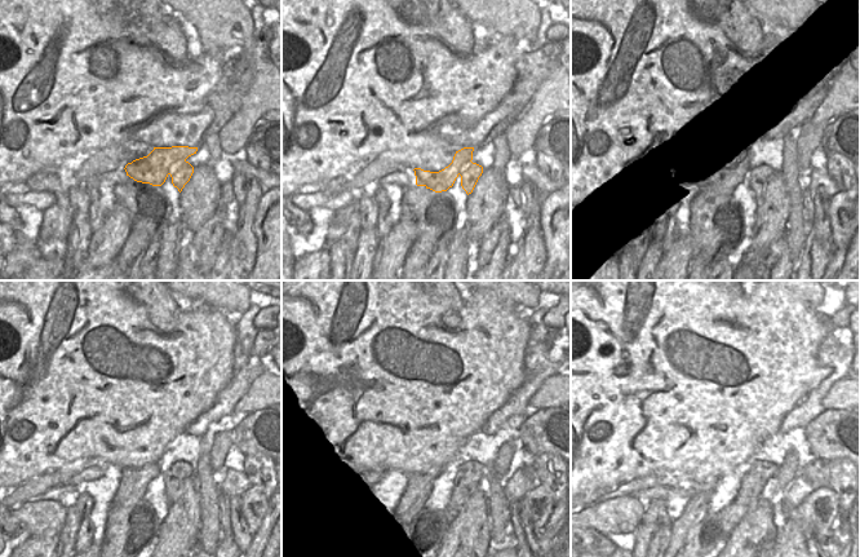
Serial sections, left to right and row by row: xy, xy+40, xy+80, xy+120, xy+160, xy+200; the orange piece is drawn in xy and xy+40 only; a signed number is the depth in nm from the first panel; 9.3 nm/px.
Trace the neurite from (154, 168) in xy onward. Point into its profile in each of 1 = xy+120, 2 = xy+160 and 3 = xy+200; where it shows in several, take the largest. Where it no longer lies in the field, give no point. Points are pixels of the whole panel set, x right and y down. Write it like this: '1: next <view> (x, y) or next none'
1: next xy+120 (174, 480)
2: next xy+160 (469, 474)
3: next xy+200 (756, 478)

